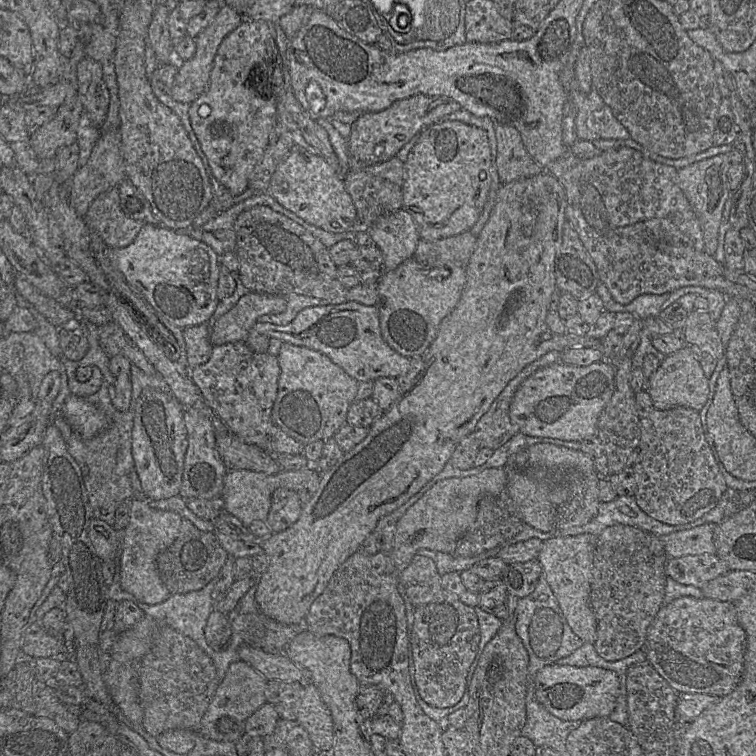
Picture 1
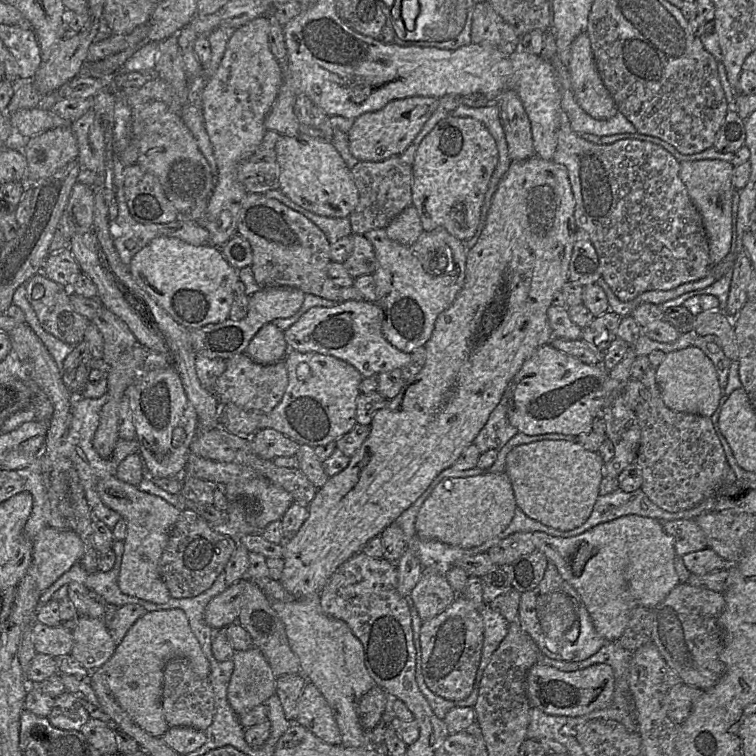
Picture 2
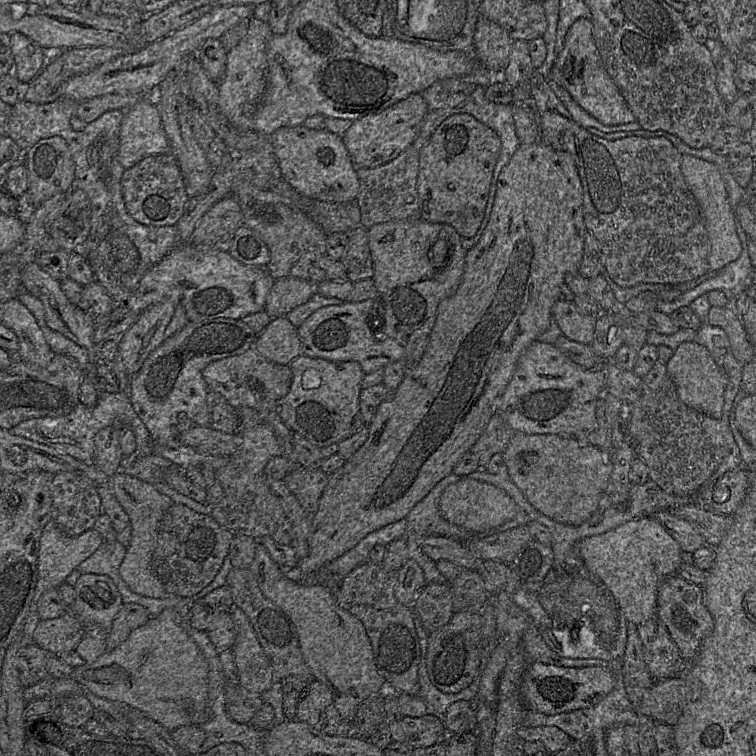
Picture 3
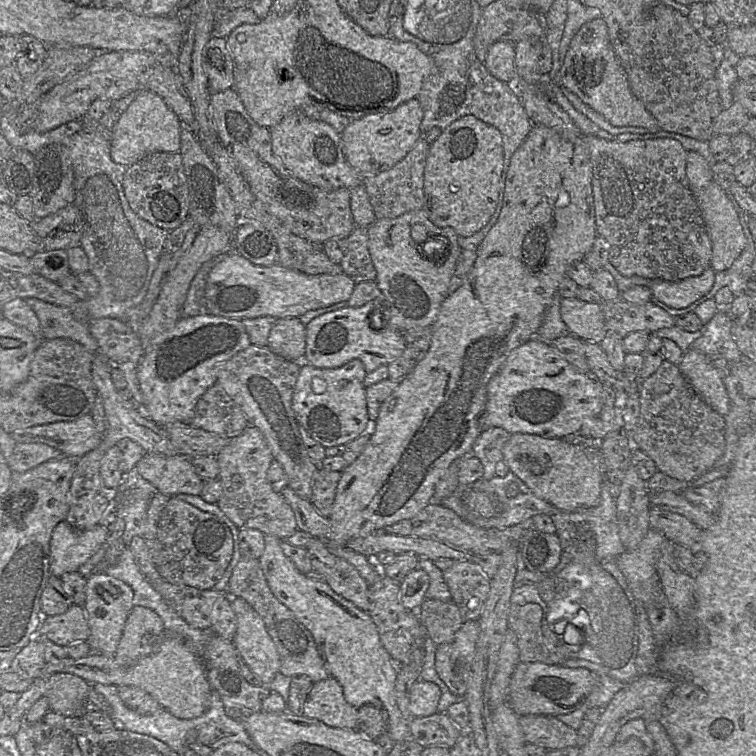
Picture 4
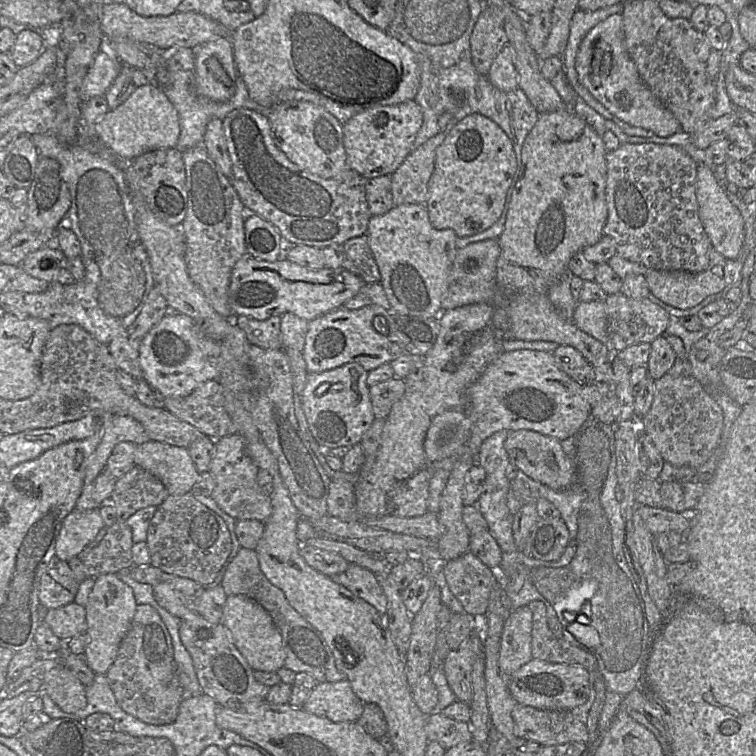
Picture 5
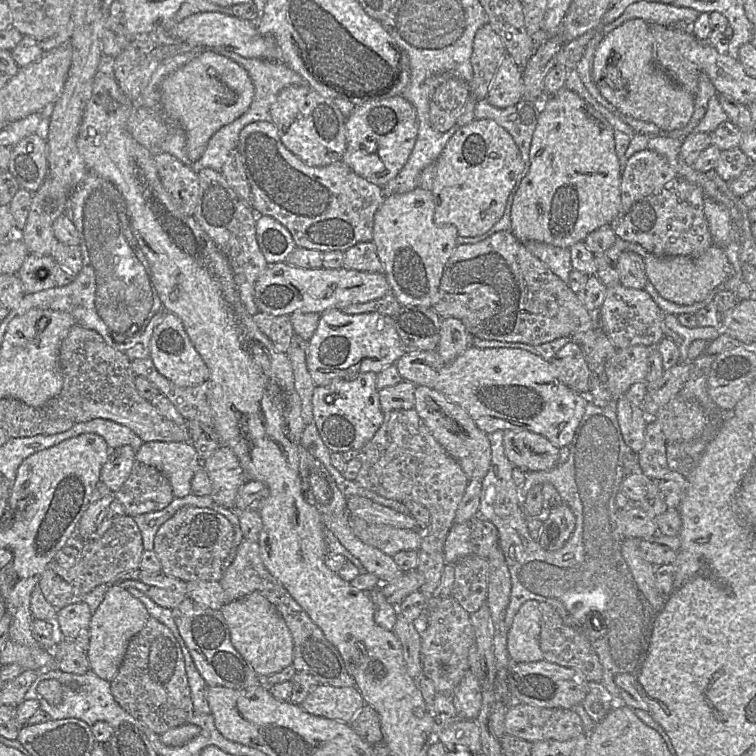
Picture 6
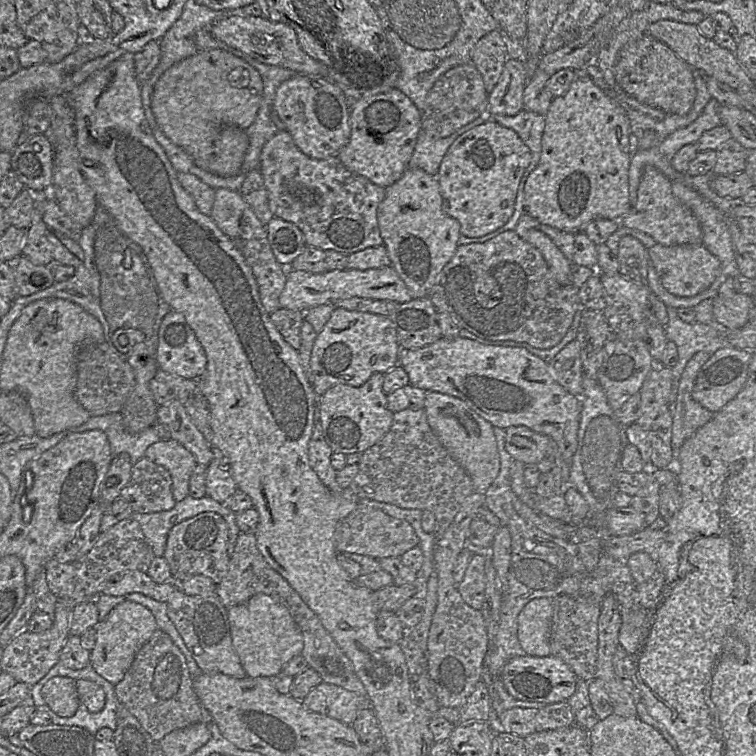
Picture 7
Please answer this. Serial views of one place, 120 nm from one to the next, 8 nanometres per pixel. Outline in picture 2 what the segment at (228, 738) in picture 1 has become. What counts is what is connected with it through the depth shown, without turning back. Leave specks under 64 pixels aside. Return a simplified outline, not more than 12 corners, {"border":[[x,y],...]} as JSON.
{"border":[[255,646],[235,651],[227,699],[240,716],[276,693]]}

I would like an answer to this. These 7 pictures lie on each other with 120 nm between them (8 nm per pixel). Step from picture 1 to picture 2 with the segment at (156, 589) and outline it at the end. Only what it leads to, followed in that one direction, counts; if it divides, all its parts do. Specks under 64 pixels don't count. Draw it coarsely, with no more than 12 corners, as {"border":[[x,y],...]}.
{"border":[[116,476],[101,501],[127,525],[120,590],[154,604],[170,593],[159,560],[181,511]]}

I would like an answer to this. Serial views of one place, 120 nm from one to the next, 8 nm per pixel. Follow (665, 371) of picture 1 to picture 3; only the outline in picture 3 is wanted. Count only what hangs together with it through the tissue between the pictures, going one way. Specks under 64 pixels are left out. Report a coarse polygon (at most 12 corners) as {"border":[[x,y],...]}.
{"border":[[683,342],[666,363],[679,399],[720,419],[724,380],[708,350]]}

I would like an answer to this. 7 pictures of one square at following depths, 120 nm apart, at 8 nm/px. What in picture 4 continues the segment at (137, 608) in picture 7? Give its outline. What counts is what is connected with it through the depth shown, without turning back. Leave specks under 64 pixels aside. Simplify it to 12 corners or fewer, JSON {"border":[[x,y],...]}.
{"border":[[104,572],[86,578],[91,653],[114,657],[133,590]]}

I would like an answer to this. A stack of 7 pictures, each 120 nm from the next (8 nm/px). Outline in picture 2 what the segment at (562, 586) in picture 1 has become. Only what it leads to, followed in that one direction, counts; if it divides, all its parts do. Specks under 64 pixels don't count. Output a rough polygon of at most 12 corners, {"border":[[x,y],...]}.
{"border":[[626,515],[573,537],[532,533],[618,640],[678,584],[661,521]]}

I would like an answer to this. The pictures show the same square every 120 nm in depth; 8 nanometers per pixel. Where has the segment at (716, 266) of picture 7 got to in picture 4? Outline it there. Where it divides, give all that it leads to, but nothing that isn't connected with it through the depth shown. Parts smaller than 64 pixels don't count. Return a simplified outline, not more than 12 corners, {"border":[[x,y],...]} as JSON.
{"border":[[716,272],[677,282],[652,280],[652,296],[686,308],[713,287]]}

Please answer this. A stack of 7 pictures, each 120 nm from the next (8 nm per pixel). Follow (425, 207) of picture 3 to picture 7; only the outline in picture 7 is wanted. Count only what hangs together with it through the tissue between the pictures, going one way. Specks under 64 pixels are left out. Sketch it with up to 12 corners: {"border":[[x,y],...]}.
{"border":[[493,120],[451,144],[436,178],[461,235],[508,222],[531,152]]}

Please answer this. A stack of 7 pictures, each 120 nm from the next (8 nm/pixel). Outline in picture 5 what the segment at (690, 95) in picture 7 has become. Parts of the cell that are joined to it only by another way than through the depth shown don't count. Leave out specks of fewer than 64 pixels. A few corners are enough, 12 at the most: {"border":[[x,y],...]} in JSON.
{"border":[[620,13],[584,37],[579,81],[623,122],[659,137],[680,123],[642,81]]}

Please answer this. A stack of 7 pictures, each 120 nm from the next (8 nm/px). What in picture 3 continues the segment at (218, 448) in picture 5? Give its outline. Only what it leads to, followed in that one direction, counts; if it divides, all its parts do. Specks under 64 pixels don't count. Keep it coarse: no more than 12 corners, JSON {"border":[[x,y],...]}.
{"border":[[272,427],[239,430],[215,472],[210,517],[234,534],[272,536],[286,519],[266,483],[282,456]]}

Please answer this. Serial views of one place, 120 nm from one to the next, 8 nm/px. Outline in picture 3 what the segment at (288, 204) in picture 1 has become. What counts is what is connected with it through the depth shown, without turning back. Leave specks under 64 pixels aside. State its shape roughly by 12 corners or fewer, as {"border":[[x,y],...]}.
{"border":[[300,125],[270,139],[281,177],[328,203],[356,200],[342,136]]}

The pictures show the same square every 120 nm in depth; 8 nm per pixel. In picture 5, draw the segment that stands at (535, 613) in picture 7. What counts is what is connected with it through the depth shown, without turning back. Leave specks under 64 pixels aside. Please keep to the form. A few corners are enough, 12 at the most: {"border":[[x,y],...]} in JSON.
{"border":[[532,611],[505,621],[499,667],[511,676],[532,657]]}

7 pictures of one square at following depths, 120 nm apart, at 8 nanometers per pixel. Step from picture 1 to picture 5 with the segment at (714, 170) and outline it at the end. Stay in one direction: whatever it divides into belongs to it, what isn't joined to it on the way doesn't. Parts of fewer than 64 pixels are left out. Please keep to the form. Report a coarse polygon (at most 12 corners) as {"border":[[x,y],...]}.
{"border":[[697,165],[699,218],[712,248],[740,255],[744,219],[713,169]]}

